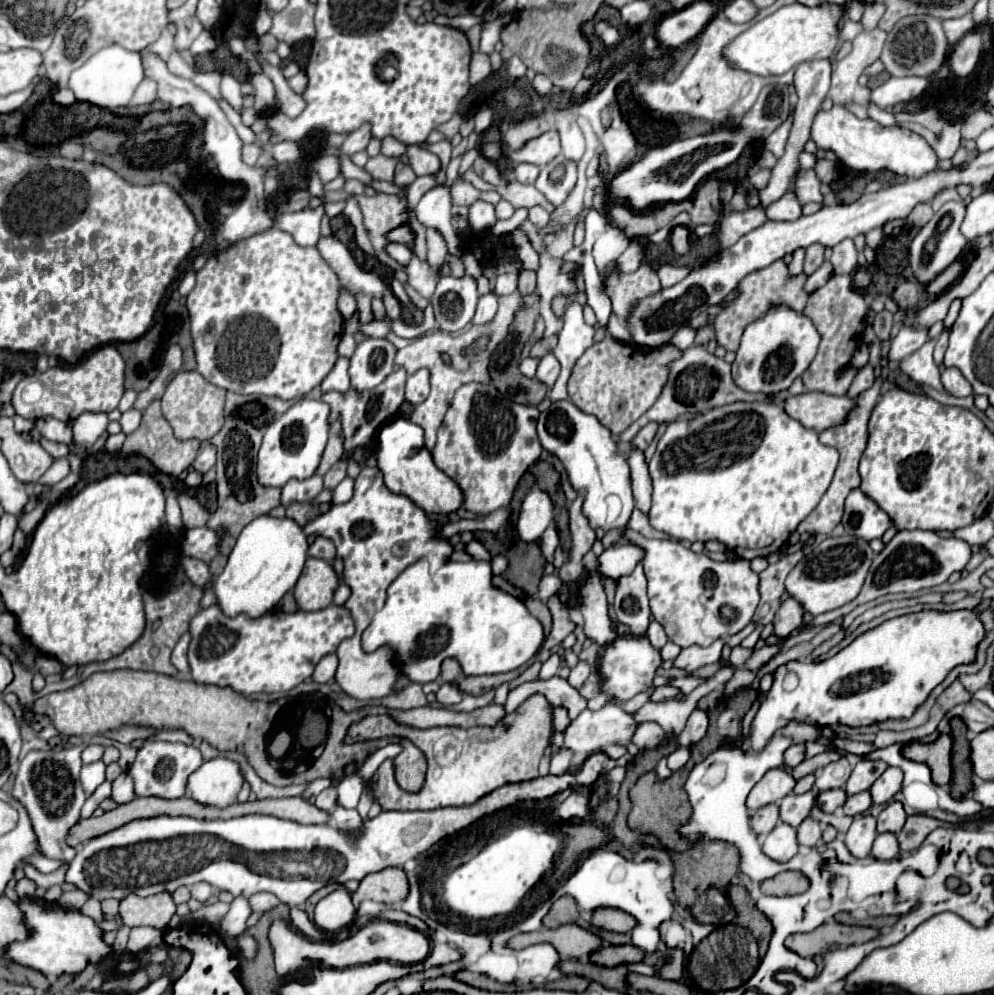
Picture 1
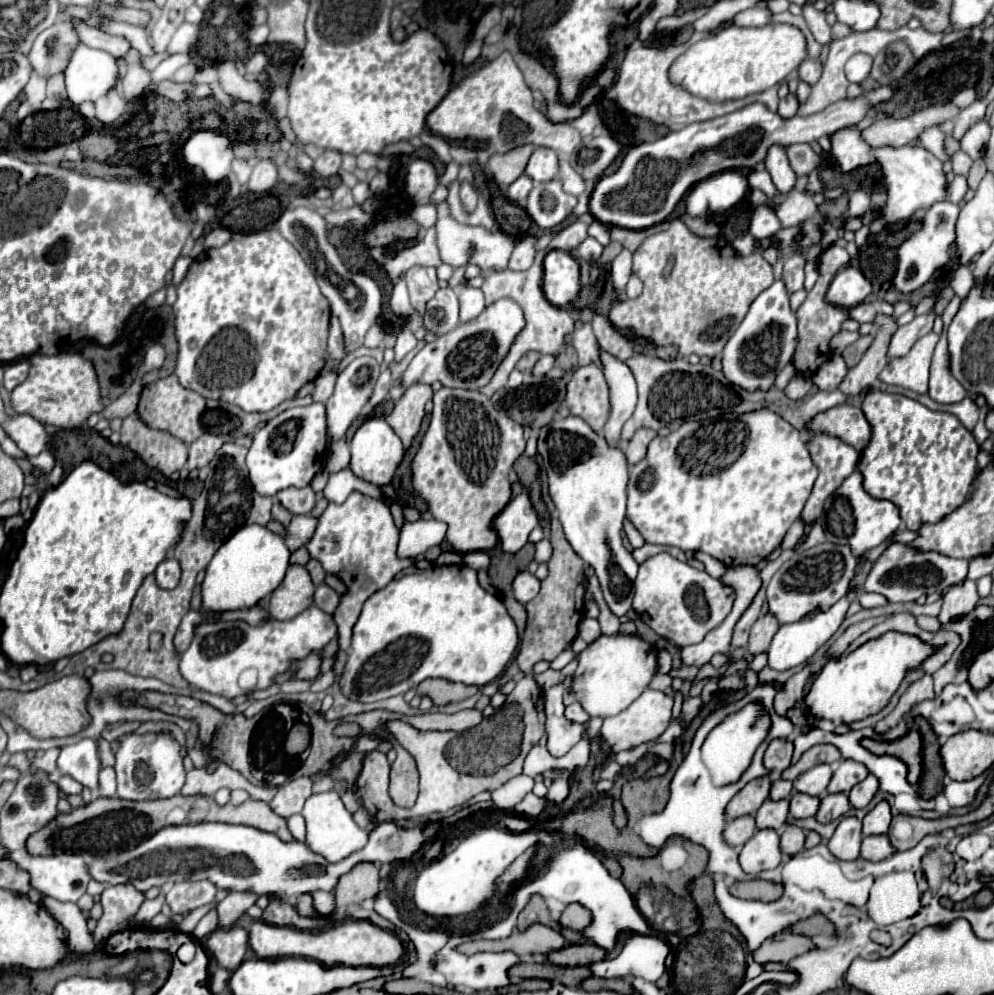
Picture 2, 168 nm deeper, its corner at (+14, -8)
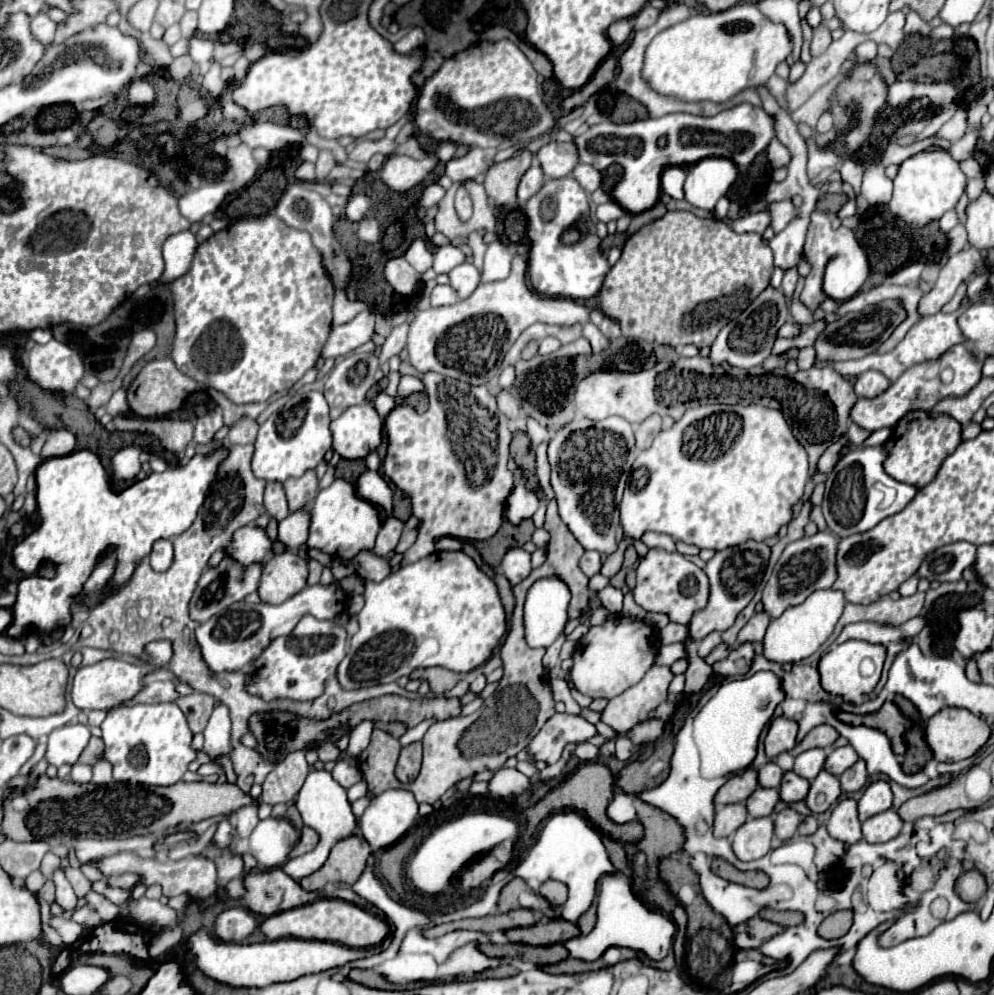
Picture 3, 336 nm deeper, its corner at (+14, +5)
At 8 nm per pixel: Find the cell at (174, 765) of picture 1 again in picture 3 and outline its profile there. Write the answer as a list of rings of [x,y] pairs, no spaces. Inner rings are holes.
[[[175,703],[133,705],[109,711],[101,723],[105,759],[113,765],[113,779],[139,785],[173,785],[197,757],[191,749],[191,729]]]

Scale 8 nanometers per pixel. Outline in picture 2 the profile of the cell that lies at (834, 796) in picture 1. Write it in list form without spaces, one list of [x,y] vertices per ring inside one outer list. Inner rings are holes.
[[[797,792],[791,796],[789,812],[793,818],[809,818],[809,816],[817,814],[817,806],[819,806],[819,798]]]

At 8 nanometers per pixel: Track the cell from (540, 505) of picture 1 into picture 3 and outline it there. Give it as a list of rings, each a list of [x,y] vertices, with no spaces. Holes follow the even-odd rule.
[[[519,483],[505,501],[505,519],[509,519],[513,525],[519,525],[521,521],[529,519],[539,507],[539,499],[535,493],[531,493],[523,483]]]

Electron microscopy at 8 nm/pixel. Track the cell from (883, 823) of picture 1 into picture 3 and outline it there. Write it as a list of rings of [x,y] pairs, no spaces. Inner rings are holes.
[[[887,781],[871,783],[859,799],[859,821],[865,821],[877,813],[891,809],[891,787]]]

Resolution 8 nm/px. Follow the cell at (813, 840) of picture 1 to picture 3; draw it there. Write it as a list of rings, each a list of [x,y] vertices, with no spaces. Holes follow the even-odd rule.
[[[783,809],[779,815],[775,815],[775,837],[781,841],[793,839],[801,823],[801,815],[793,809]]]

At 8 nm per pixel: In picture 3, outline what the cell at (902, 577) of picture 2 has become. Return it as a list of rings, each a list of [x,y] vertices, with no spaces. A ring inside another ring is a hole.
[[[955,541],[931,551],[919,565],[917,577],[927,581],[959,581],[965,567],[975,563],[977,547],[967,541]]]

